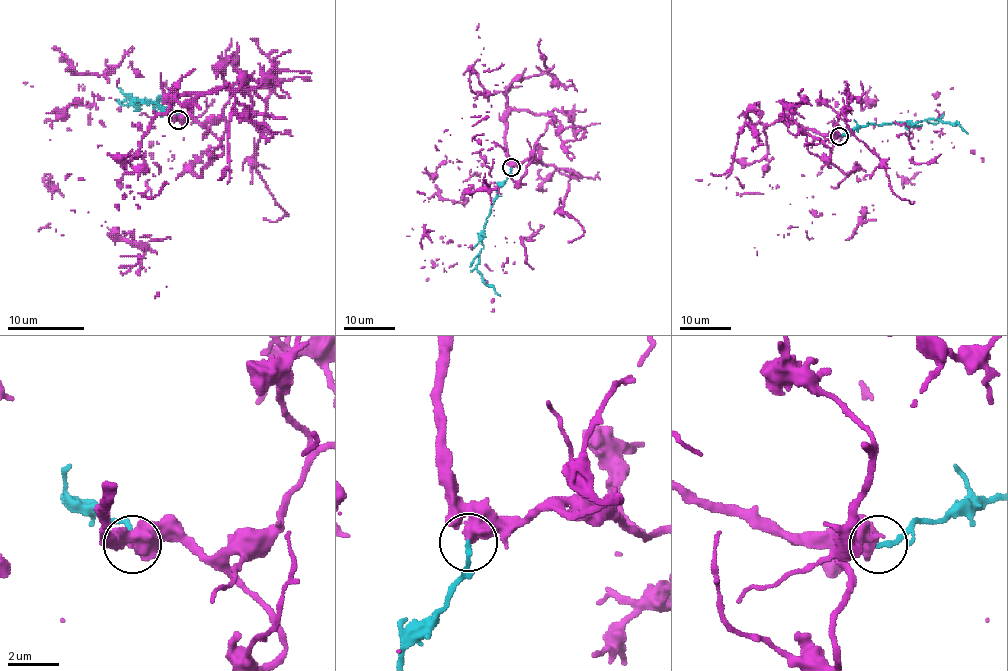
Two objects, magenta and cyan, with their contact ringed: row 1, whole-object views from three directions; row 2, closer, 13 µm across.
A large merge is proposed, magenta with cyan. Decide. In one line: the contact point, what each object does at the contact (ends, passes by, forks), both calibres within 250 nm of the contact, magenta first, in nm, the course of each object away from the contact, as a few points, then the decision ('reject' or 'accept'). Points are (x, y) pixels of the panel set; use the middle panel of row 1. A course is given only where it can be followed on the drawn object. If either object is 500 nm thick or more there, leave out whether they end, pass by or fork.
place (511, 167); calibres 700 and 190 nm; course magenta (510, 167), (541, 158), (514, 187), (496, 187), (486, 264), (453, 241), (424, 260), (423, 224); course cyan (510, 167), (486, 219), (483, 246), (477, 265), (482, 279), (500, 296); reject

